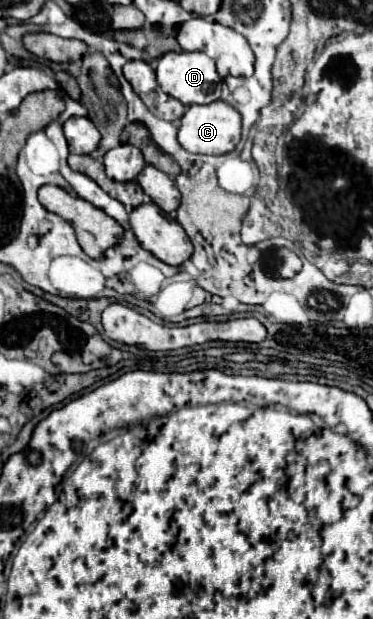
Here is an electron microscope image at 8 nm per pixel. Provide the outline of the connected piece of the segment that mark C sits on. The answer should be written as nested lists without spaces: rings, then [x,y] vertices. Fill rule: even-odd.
[[[213,101],[211,105],[191,105],[181,117],[179,127],[179,143],[189,153],[203,155],[225,155],[235,149],[241,139],[241,117],[239,113],[225,101]]]

